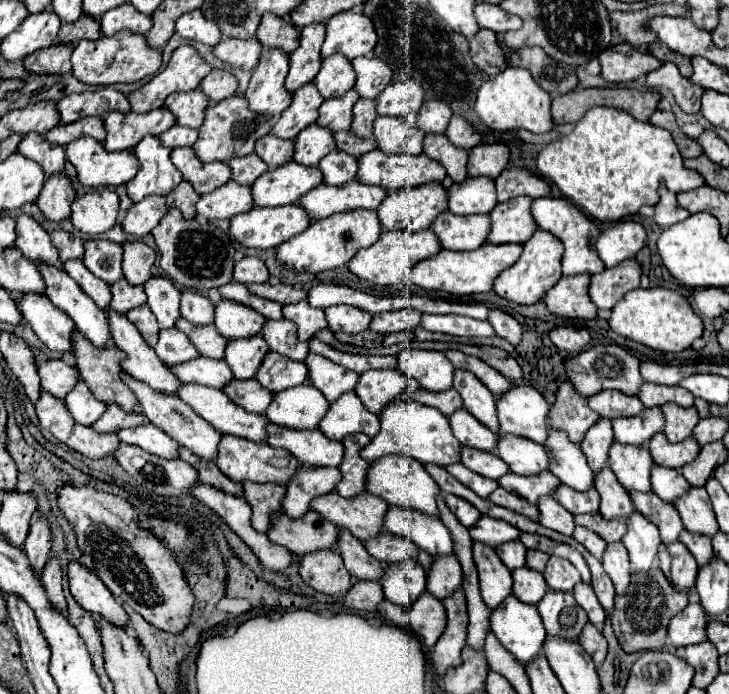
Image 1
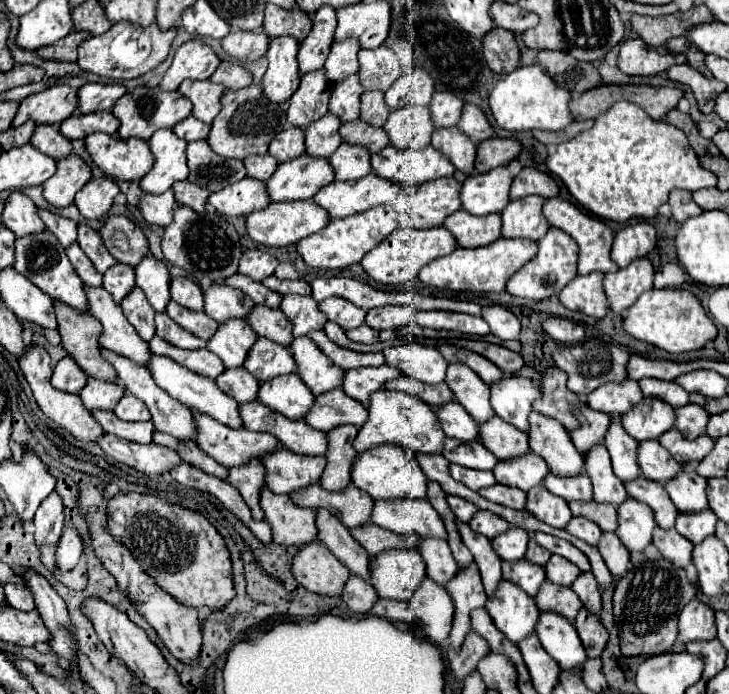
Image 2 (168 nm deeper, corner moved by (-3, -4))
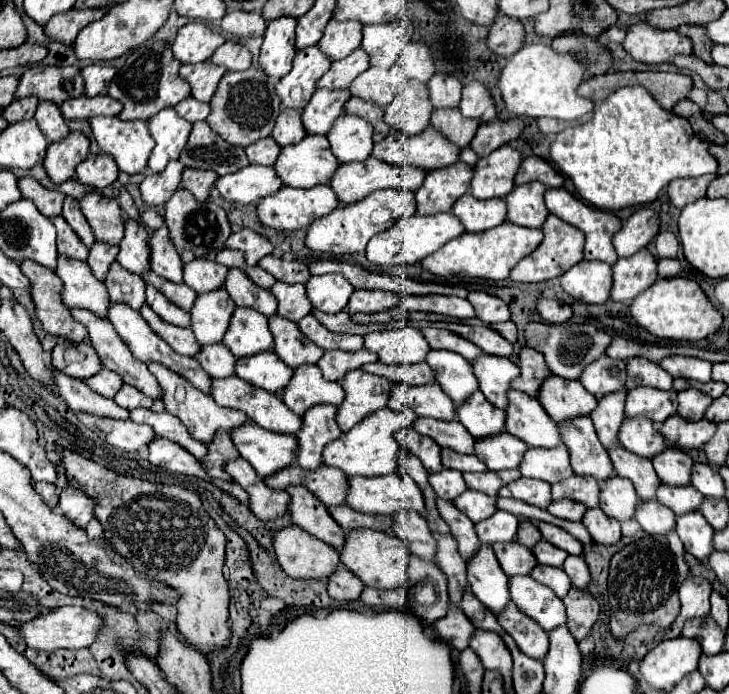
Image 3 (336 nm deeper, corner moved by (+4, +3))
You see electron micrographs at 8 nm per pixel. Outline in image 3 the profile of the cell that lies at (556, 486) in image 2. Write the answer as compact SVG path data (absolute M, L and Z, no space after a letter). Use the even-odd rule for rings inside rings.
M558 445L552 449L530 447L530 449L526 449L518 469L524 477L540 479L546 483L558 483L574 473L570 467L570 457L568 457L566 445Z

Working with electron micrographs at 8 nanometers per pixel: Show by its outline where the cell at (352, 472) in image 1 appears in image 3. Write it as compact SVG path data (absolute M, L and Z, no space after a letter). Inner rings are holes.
M312 405L302 415L302 427L296 431L296 463L302 469L316 469L322 465L322 449L342 431L334 421L334 405Z

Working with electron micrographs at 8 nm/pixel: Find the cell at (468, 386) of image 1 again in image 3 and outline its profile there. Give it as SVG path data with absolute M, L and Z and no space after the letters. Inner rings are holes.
M432 349L426 355L426 363L434 371L436 383L454 401L454 405L464 403L464 399L478 389L472 365L464 357L458 357L458 353L450 353L446 349Z

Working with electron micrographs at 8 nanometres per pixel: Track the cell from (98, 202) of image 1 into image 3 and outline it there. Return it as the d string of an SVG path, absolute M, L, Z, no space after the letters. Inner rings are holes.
M98 153L98 155L88 155L78 167L76 167L76 177L88 185L90 189L104 189L110 183L116 181L118 177L118 167L112 155Z

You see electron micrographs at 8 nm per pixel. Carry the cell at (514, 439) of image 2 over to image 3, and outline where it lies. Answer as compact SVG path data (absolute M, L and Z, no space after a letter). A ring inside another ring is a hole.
M476 389L476 393L472 393L468 401L462 403L462 407L456 407L456 419L462 421L462 425L470 431L474 439L484 439L488 435L506 431L506 413L490 405L490 401L486 401L480 389Z

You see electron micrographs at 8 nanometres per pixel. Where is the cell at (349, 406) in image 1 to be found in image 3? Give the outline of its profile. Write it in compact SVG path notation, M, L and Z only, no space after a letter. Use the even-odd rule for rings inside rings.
M308 363L296 367L290 383L282 389L282 401L296 415L306 411L308 405L318 405L318 403L340 405L342 397L344 393L340 383L326 381L322 373L318 373L318 367Z

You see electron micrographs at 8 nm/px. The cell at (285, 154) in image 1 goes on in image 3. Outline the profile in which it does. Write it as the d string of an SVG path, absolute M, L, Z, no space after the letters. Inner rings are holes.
M290 107L282 109L272 131L272 139L280 147L286 147L286 145L302 141L304 137L306 137L306 129L300 121L300 109L290 109Z

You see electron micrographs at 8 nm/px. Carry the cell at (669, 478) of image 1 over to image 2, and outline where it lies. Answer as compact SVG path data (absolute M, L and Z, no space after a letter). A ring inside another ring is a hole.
M645 440L645 444L639 444L637 460L643 476L659 484L667 484L683 470L683 466L677 464L657 440Z

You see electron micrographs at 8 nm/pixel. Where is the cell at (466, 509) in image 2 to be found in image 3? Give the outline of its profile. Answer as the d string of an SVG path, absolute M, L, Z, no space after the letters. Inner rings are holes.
M442 469L438 473L430 473L428 481L436 491L436 495L448 501L454 501L454 497L458 497L462 491L468 489L466 483L462 481L462 473L458 473L456 469Z

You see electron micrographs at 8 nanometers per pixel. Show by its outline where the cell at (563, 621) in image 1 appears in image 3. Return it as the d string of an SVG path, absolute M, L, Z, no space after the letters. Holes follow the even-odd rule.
M536 565L530 571L530 577L536 579L538 583L548 585L558 597L566 595L566 591L572 587L570 579L566 577L566 573L560 567L550 567L550 565Z

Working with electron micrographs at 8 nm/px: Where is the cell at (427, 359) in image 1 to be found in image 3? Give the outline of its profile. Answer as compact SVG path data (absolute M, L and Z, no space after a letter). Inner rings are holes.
M398 327L386 331L372 331L364 335L364 347L374 351L386 365L420 363L426 359L430 345L414 327Z

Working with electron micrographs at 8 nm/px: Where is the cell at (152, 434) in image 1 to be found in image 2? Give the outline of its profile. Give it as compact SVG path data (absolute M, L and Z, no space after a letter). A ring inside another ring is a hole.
M93 412L93 418L105 428L107 434L115 434L123 440L137 444L153 444L153 424L151 422L123 422L113 416L113 412Z

